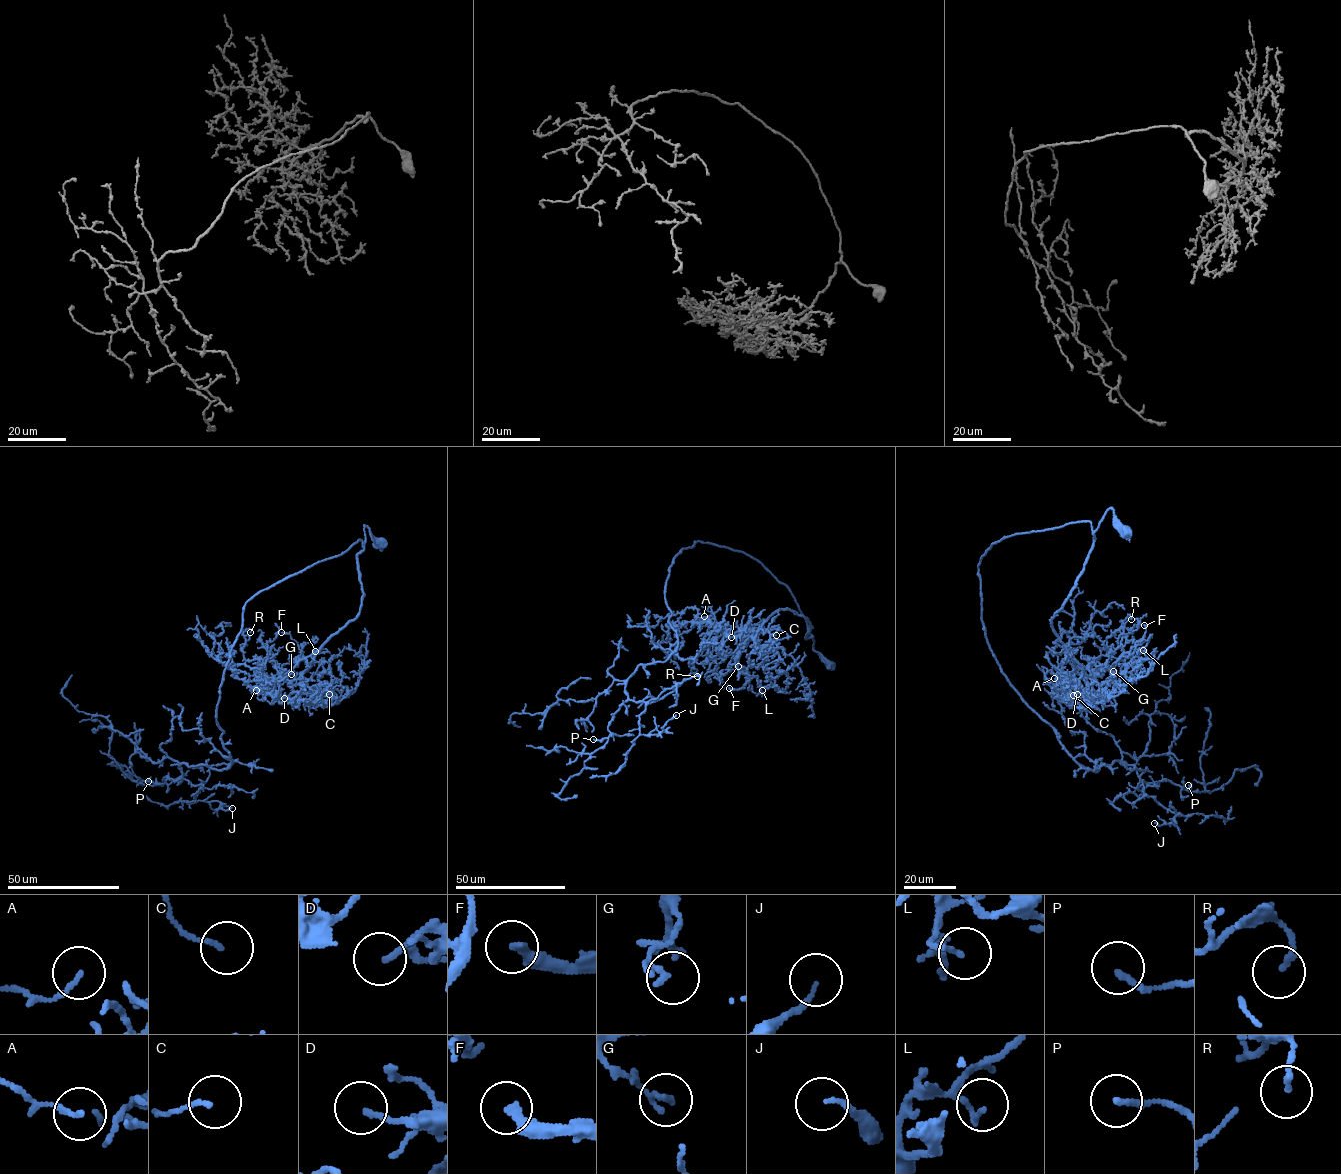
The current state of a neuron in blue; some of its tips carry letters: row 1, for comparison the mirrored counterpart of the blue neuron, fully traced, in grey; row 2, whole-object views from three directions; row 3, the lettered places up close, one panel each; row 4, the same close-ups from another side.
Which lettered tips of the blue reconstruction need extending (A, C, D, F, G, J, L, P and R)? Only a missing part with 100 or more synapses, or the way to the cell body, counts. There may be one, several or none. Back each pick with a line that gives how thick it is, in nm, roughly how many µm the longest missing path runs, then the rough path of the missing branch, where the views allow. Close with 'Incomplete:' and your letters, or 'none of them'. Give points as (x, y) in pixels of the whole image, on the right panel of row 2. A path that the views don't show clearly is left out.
Incomplete: none of them

